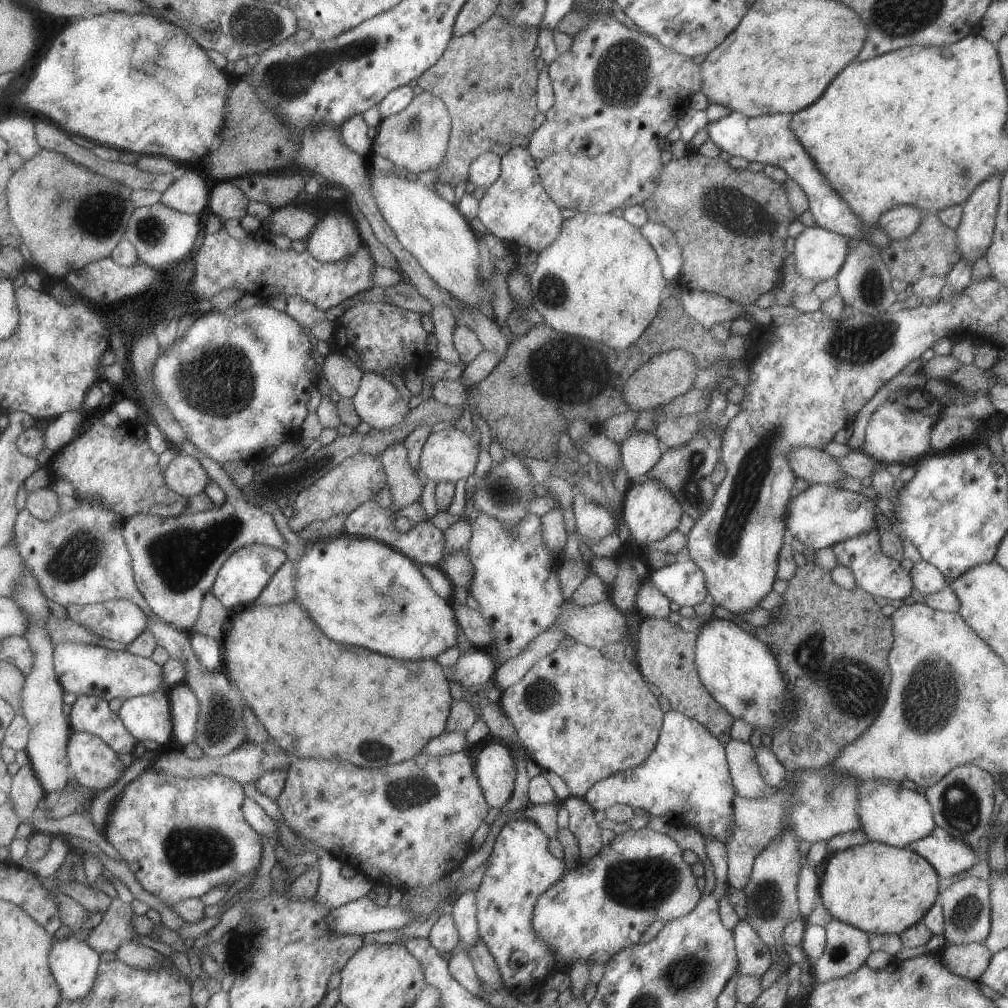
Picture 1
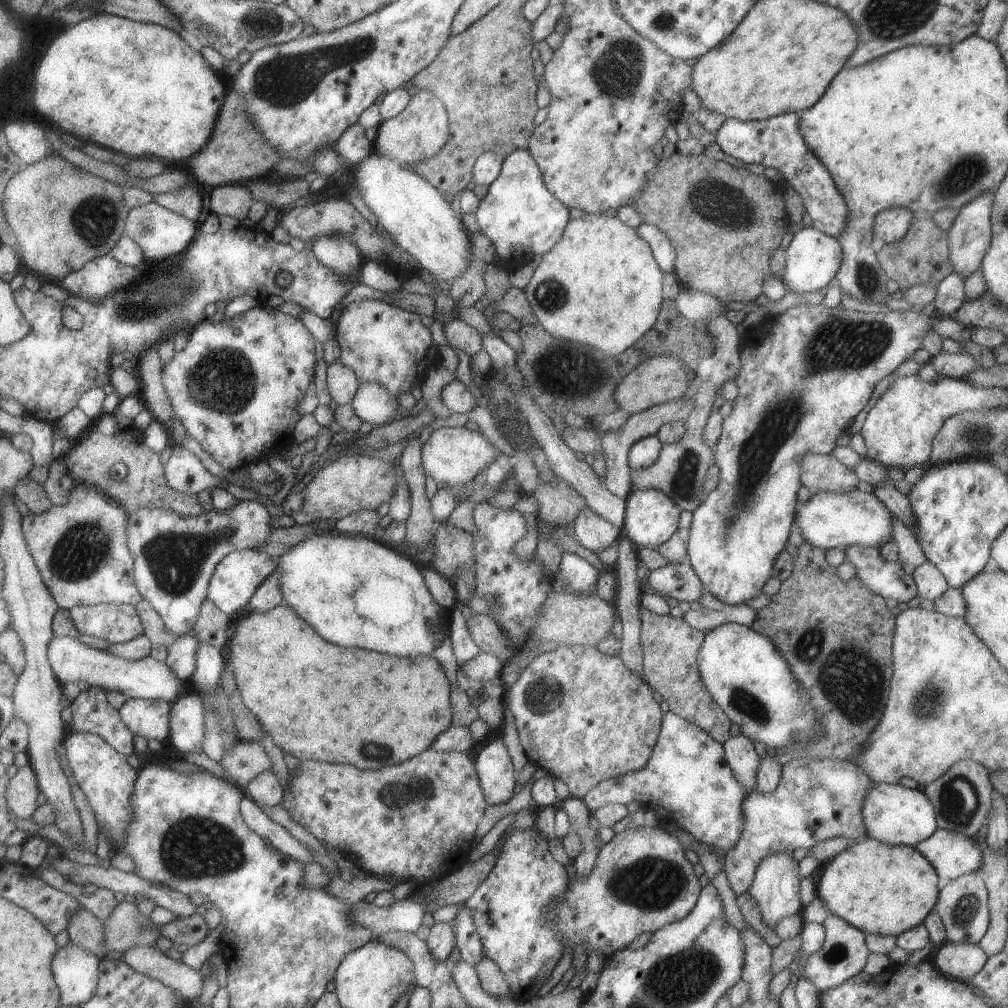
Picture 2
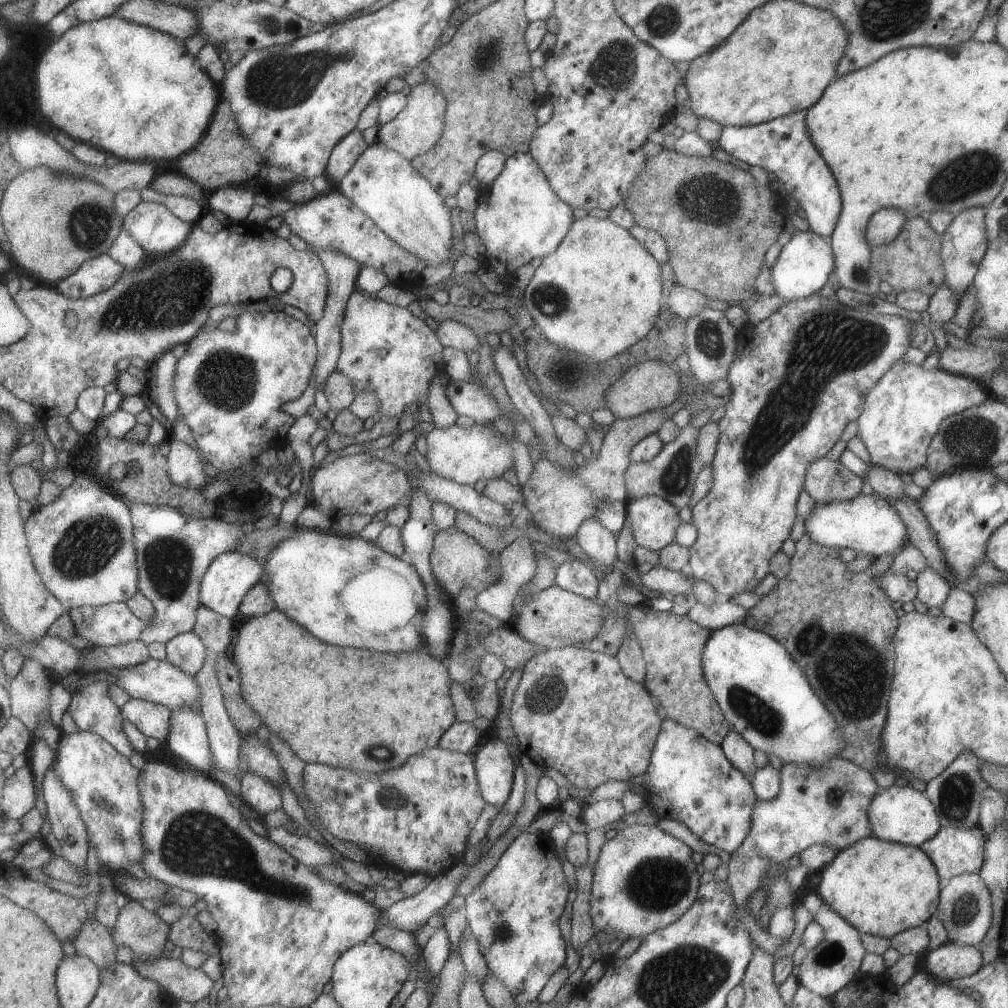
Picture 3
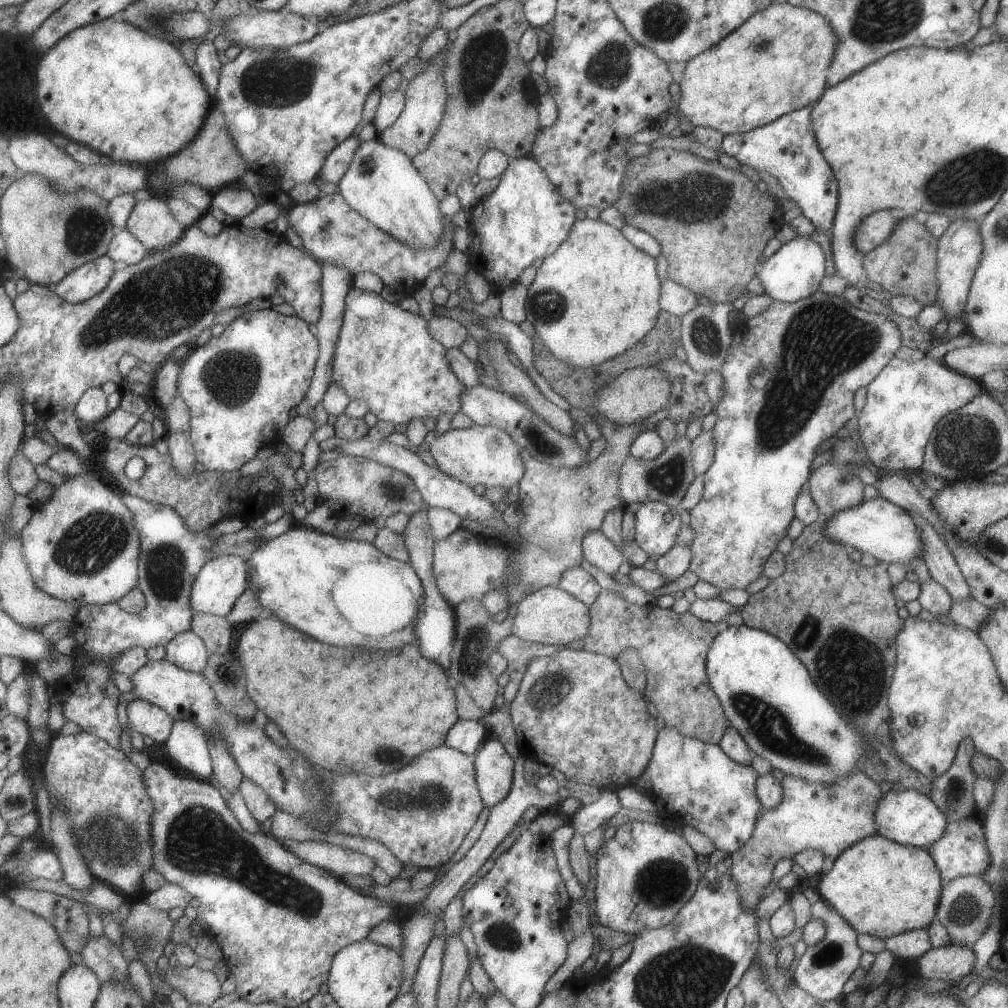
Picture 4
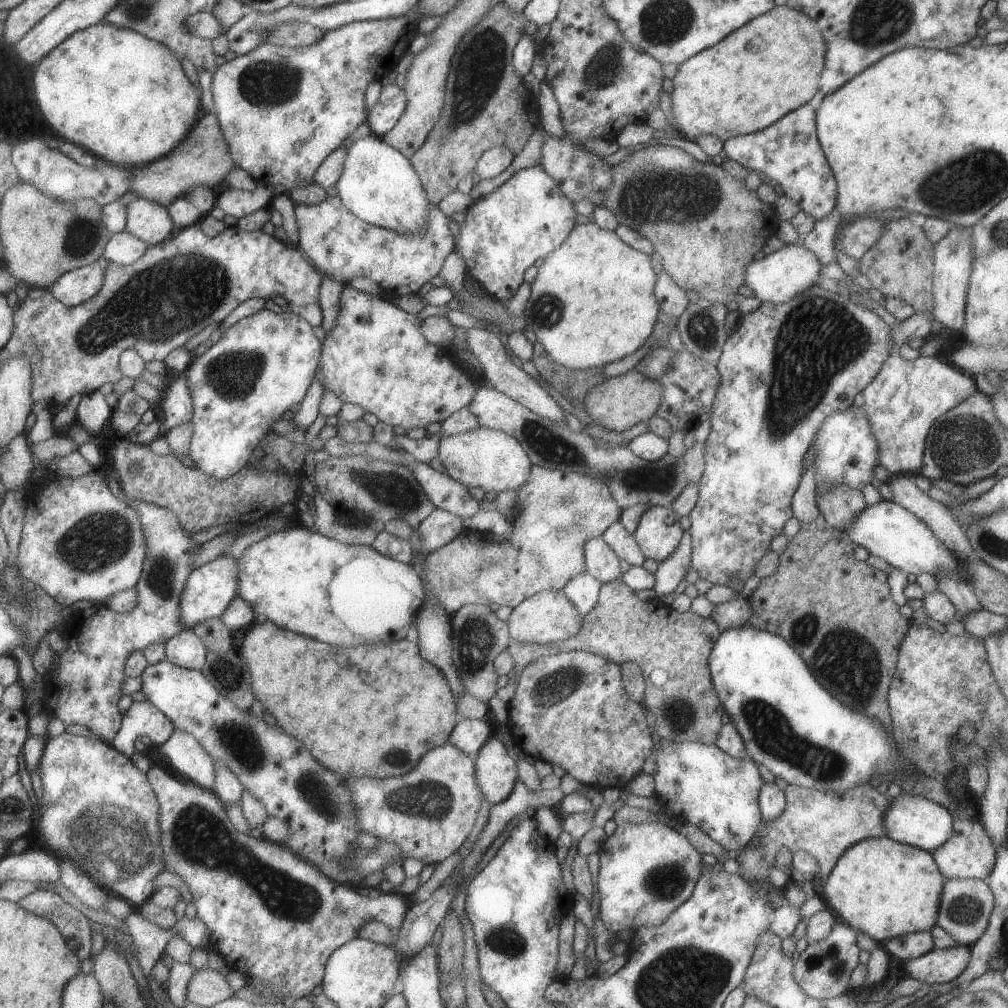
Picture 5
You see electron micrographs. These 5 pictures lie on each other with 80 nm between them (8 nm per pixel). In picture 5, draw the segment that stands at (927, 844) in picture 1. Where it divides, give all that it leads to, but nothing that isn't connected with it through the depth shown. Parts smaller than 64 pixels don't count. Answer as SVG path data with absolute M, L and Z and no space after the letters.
M975 818L958 819L952 822L951 835L941 847L930 852L939 873L944 879L983 879L994 868L995 849L991 845L983 826Z

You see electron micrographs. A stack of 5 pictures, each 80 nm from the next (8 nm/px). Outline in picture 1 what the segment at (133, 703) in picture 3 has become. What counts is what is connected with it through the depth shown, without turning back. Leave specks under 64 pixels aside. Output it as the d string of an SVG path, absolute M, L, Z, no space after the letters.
M164 691L129 698L122 702L117 714L136 742L151 740L161 748L171 738L169 700Z

